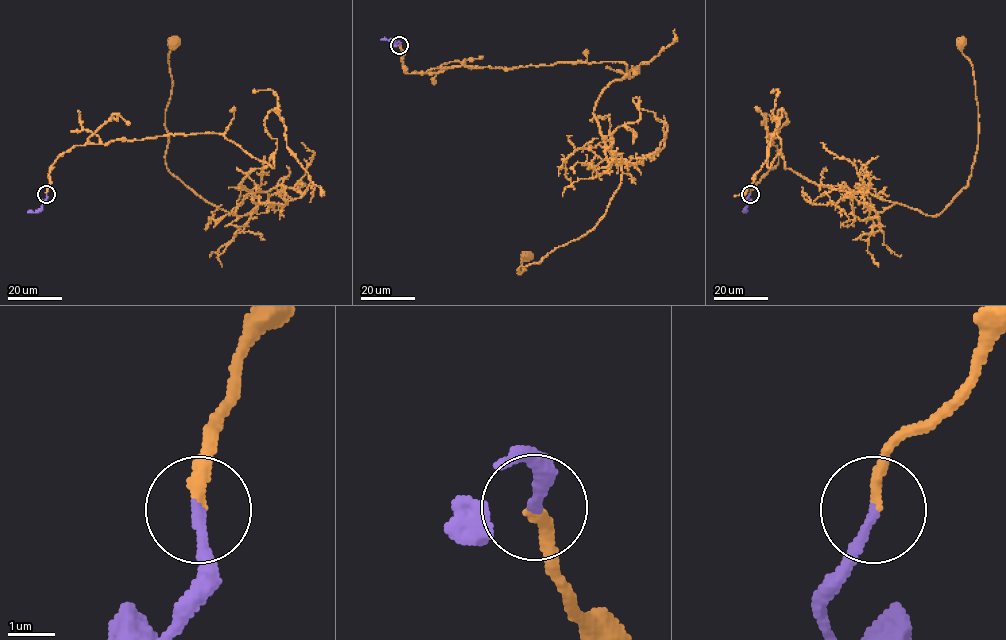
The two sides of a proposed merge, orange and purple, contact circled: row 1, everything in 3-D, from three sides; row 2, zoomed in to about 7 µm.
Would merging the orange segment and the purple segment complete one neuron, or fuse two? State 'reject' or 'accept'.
accept

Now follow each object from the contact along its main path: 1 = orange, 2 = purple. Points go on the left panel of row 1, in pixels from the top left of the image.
1: (47, 194), (76, 145), (220, 133), (274, 154), (241, 182), (268, 199), (233, 215), (169, 170), (173, 40)
2: (46, 194), (39, 209), (35, 212), (28, 210)

